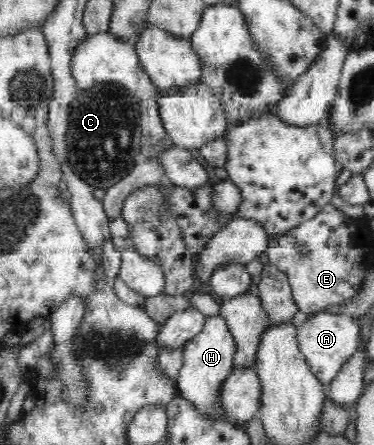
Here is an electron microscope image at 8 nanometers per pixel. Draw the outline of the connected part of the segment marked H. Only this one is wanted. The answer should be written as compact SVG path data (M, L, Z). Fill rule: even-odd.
M220 315L206 316L203 330L190 339L183 348L183 365L176 381L179 396L190 402L202 418L210 419L212 422L231 423L229 413L222 404L222 387L235 369L237 341L233 332L229 331L226 320Z

